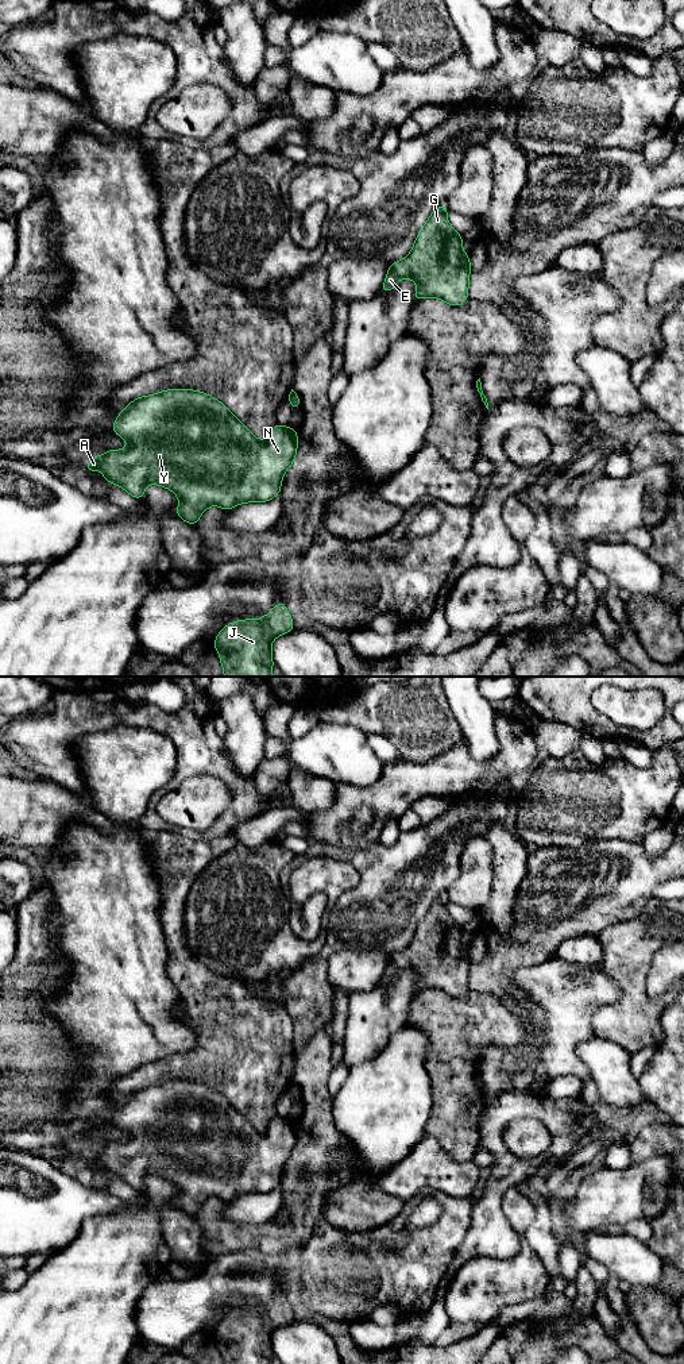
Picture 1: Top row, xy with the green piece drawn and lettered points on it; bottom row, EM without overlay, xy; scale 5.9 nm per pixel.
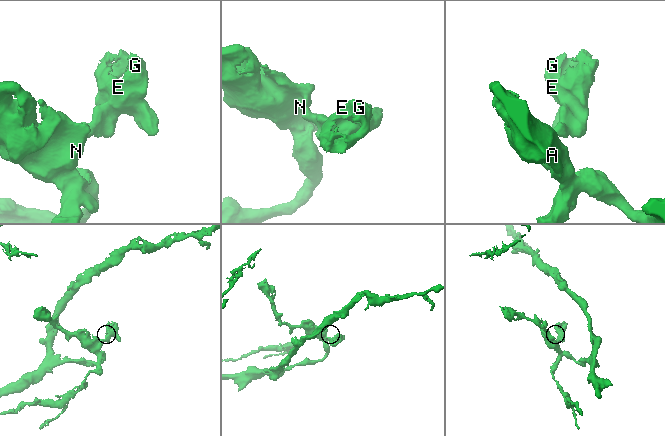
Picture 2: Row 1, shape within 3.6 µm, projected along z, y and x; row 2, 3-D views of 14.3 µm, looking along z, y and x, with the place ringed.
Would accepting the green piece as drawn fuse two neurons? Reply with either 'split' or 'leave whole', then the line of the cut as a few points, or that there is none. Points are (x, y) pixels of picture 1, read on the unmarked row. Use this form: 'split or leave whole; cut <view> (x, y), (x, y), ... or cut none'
split; cut xy (298, 1089), (298, 1095), (294, 1099)

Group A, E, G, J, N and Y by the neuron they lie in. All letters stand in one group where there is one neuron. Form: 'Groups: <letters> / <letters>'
Groups: A J N Y / E G

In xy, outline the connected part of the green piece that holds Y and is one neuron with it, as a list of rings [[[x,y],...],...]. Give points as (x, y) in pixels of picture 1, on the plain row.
[[[167,1080],[135,1090],[119,1105],[112,1122],[125,1130],[128,1138],[89,1149],[86,1161],[92,1165],[98,1160],[109,1175],[123,1179],[136,1191],[144,1188],[148,1175],[170,1180],[181,1191],[177,1207],[190,1217],[196,1217],[210,1197],[231,1202],[239,1195],[267,1194],[281,1186],[283,1165],[294,1155],[298,1138],[297,1122],[290,1117],[275,1116],[262,1133],[221,1093],[192,1080]]]

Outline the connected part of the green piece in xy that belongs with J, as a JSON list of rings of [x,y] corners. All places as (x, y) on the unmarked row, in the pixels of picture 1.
[[[285,1292],[259,1311],[239,1311],[225,1317],[213,1337],[220,1346],[224,1364],[271,1364],[274,1359],[271,1334],[277,1328],[294,1321]]]

